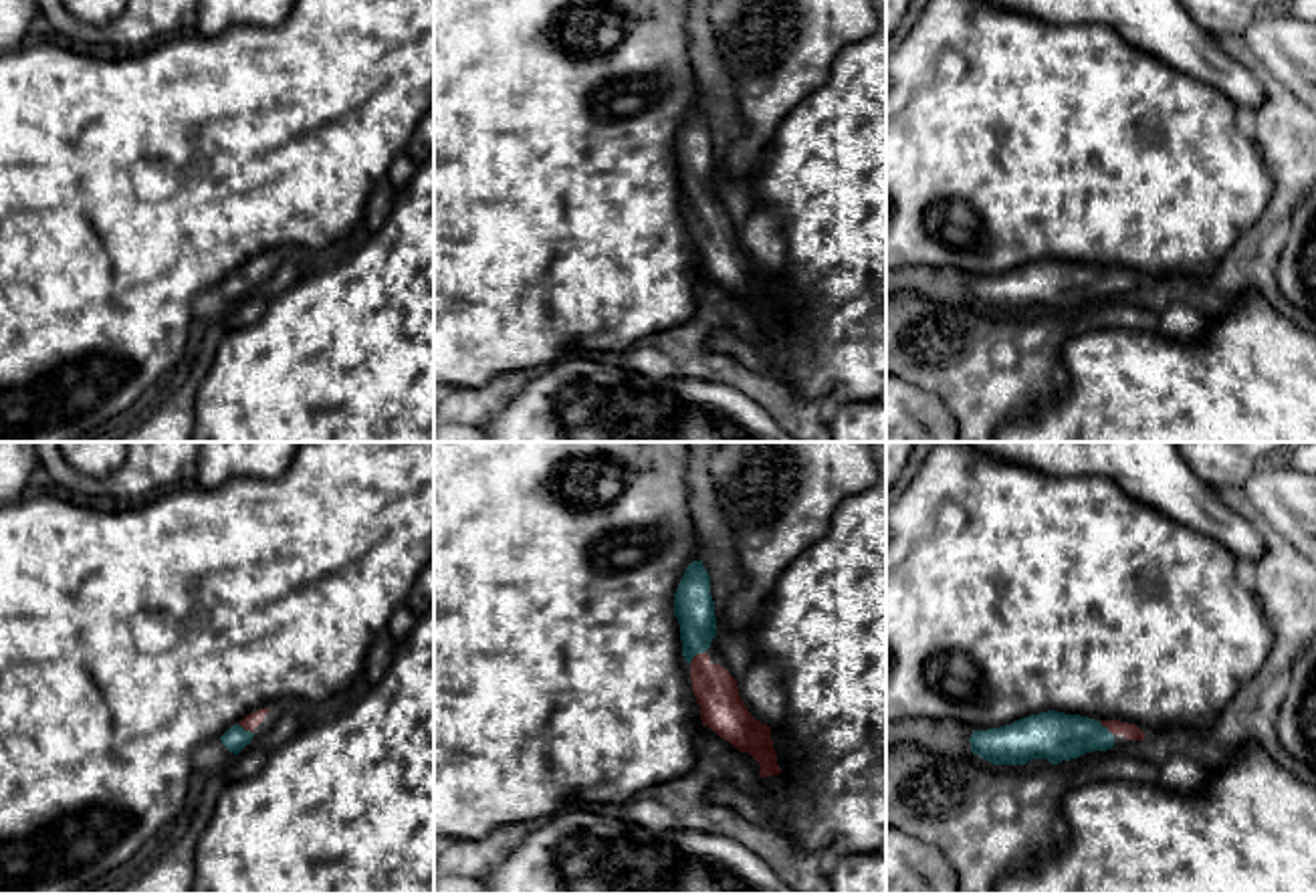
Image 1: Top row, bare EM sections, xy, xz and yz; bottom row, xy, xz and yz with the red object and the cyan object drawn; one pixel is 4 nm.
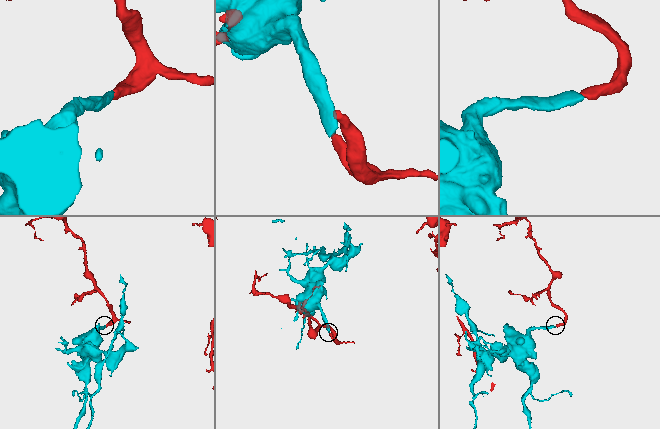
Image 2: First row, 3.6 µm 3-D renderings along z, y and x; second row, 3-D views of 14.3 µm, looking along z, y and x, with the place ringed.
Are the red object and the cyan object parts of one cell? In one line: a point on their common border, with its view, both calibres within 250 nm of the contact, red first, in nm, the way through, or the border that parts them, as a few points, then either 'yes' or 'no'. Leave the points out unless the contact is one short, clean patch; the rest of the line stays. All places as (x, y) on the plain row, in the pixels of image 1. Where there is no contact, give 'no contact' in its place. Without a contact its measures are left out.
contact xz (697, 202); calibres 180 and 160 nm; way xz (721, 257), (697, 202), (693, 152); yes

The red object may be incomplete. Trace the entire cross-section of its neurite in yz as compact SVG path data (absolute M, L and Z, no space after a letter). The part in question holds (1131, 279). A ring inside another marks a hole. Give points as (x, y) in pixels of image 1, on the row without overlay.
M1048 258L999 276L973 278L969 291L973 303L993 313L1025 313L1033 307L1058 313L1092 299L1112 297L1116 283L1126 289L1146 285L1136 272Z

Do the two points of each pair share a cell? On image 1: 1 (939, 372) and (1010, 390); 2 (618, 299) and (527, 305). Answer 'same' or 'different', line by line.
1: same
2: same

